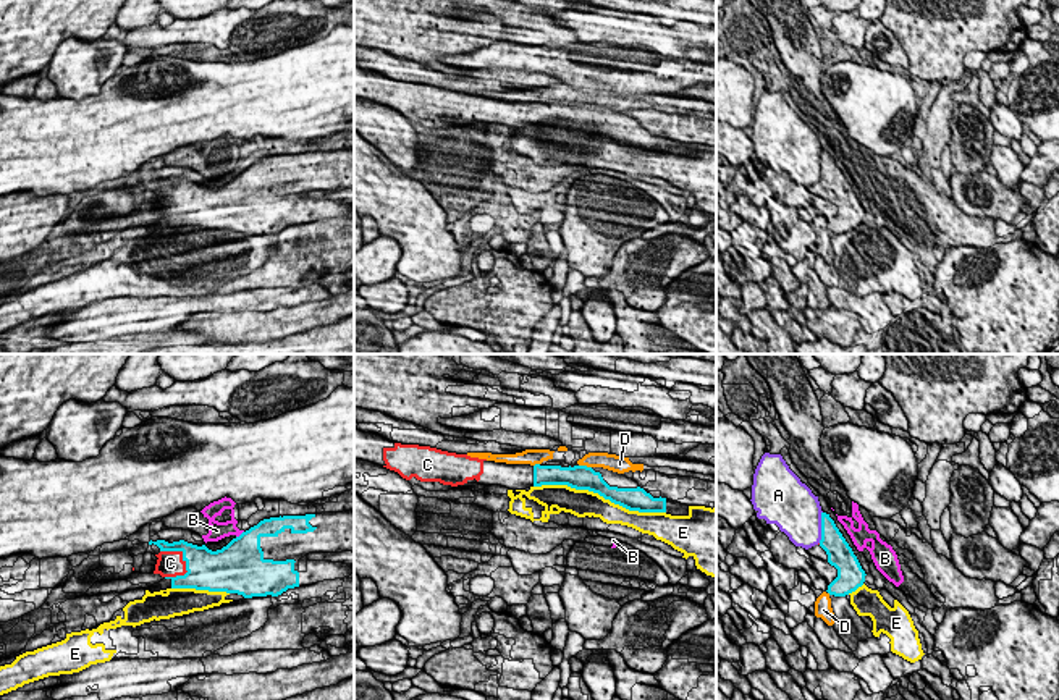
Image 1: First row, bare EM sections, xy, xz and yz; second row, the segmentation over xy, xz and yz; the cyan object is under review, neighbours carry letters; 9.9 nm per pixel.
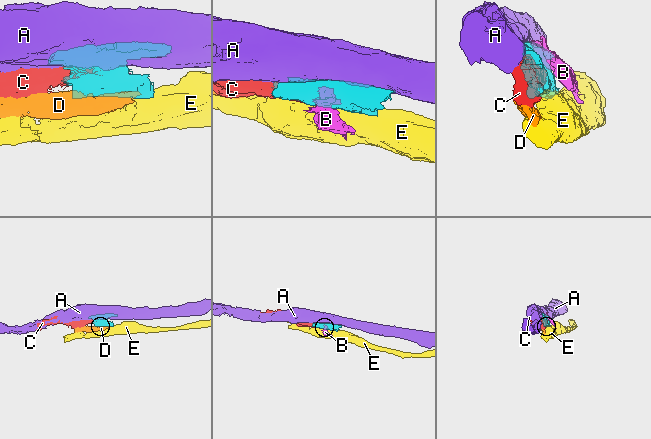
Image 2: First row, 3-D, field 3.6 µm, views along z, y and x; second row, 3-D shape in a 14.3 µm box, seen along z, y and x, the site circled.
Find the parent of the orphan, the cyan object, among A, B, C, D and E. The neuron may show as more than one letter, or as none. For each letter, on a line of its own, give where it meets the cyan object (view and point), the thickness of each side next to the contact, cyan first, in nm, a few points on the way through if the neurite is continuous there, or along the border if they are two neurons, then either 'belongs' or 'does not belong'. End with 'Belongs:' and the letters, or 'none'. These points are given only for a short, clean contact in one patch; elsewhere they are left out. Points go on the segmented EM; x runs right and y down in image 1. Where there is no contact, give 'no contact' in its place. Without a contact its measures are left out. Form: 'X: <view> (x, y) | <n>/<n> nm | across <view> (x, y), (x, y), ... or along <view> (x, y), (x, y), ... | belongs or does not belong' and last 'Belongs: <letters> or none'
A: yz (822, 527) | 240/440 nm | does not belong
B: xy (241, 534) | 420/190 nm | along xy (243, 531), (236, 537) | does not belong
C: xy (180, 550) | 320/260 nm | belongs
D: xz (586, 466) | 260/160 nm | does not belong
E: xz (600, 495) | 240/280 nm | does not belong
Belongs: C

